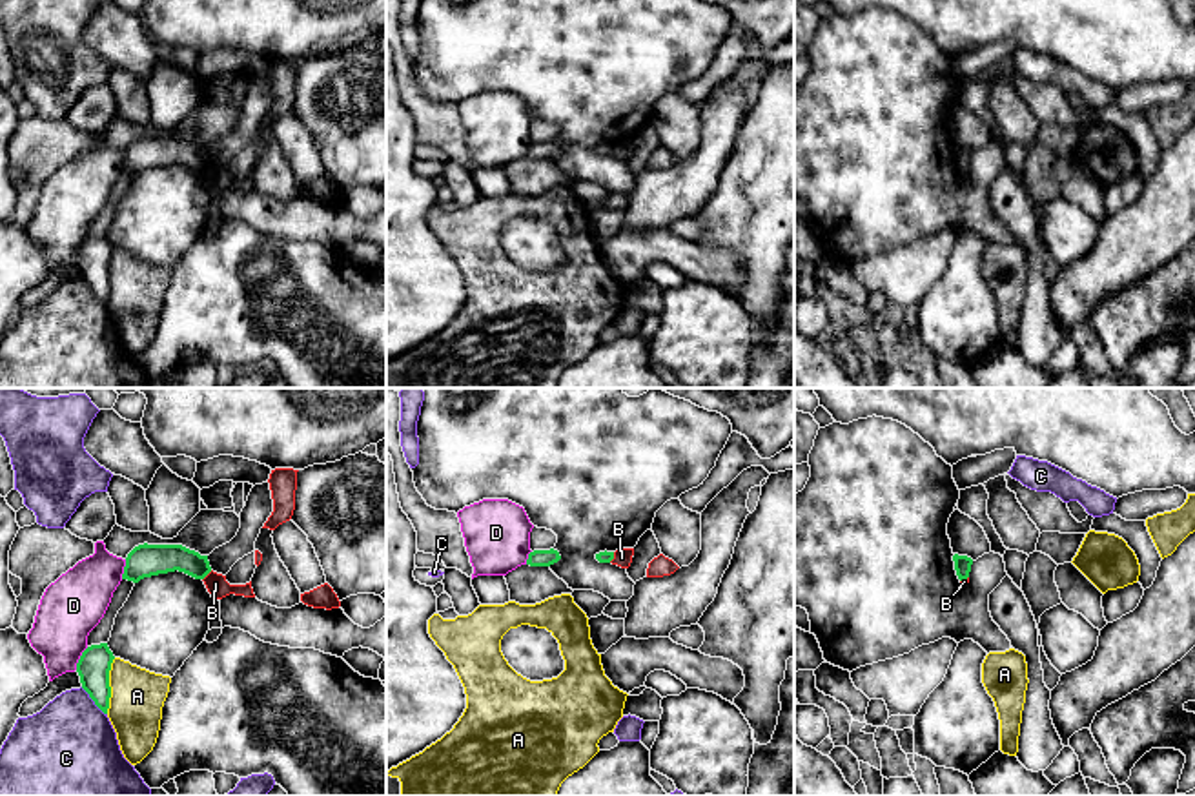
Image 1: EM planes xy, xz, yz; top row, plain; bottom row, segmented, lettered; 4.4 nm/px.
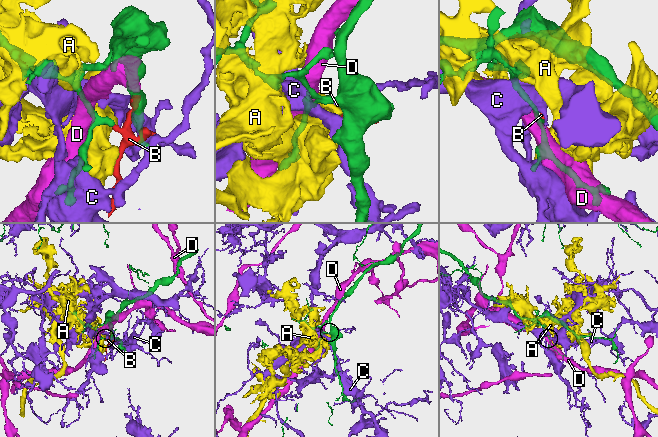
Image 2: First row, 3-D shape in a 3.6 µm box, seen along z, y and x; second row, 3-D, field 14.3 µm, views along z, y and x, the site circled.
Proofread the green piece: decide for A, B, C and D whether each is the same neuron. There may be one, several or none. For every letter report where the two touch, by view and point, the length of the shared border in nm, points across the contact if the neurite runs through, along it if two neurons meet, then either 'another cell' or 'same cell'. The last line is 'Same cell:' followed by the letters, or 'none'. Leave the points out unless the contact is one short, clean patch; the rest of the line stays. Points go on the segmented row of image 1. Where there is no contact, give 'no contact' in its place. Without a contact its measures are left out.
A: meets green in xy at (108, 685); contact 260 nm long; another cell
B: meets green in xy at (206, 574); contact 60 nm long; border along xy (212, 571), (203, 580); another cell
C: meets green in xy at (93, 700); contact 170 nm long; another cell
D: meets green in xy at (81, 658); contact 120 nm long; another cell
Same cell: none

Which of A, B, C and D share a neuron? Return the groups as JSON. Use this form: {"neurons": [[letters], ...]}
{"neurons": [["A"], ["B"], ["C"], ["D"]]}

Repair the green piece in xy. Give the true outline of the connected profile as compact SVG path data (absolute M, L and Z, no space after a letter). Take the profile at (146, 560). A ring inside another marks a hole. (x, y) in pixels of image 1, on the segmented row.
M138 545L128 557L122 579L138 583L144 577L184 572L195 579L204 579L209 572L208 556L200 556L182 545Z

